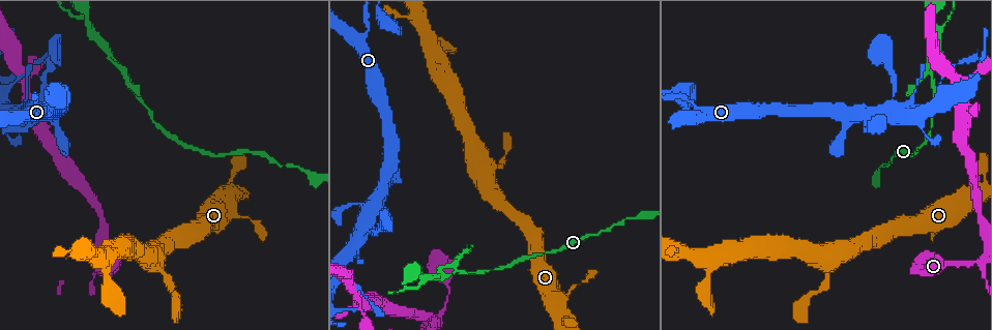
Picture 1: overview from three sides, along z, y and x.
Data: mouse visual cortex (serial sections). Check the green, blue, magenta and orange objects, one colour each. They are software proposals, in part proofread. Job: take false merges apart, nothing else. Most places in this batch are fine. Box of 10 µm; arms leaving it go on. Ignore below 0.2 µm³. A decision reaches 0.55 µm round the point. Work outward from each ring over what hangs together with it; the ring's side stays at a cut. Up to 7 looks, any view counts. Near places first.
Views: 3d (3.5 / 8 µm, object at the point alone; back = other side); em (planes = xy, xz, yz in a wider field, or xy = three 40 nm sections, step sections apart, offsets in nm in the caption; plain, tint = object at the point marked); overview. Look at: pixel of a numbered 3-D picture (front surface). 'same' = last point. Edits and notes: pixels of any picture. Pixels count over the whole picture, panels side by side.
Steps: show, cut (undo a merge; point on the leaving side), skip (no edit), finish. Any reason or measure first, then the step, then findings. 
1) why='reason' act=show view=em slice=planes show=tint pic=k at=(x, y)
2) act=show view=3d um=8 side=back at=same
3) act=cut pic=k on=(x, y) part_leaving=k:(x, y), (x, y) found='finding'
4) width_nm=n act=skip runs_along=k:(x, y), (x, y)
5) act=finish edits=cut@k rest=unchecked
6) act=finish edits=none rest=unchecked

why='three arms meet' act=show view=3d um=3.5 side=back pic=1 at=(444, 311)

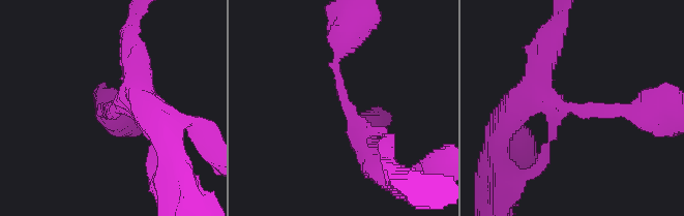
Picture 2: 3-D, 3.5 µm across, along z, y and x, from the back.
arms=3 arm_widths_nm=150,200,300 act=show view=em slice=xy step=2 show=tint pic=2 at=(112, 107)

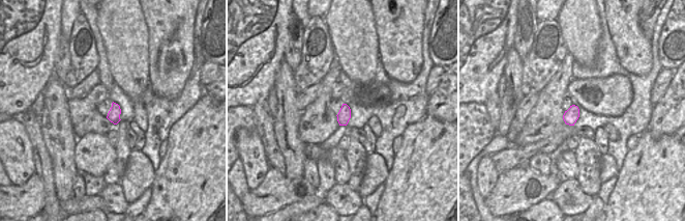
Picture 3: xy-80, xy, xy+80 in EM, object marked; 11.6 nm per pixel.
act=skip runs_along=2:(638, 112), (548, 102), (538, 73) found='continuous, no second cell'

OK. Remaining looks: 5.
why='side arm on a straight run' act=show view=3d um=3.5 pic=1 at=(23, 84)

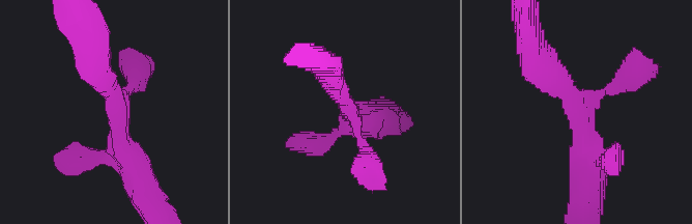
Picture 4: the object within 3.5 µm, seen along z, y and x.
act=show view=em slice=xy step=5 show=tint pic=4 at=(115, 111)

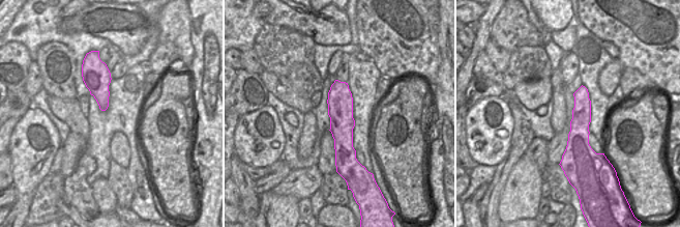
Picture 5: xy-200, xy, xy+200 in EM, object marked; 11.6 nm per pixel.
act=skip found='all the same cell'

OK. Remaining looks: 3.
why='a fork' act=show view=3d um=3.5 pic=1 at=(897, 115)

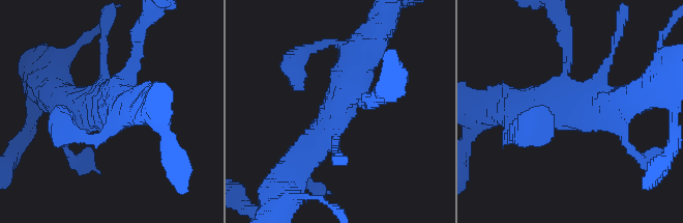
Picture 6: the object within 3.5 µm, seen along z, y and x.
act=show view=em slice=xy step=1 show=tint pic=6 at=(570, 104)

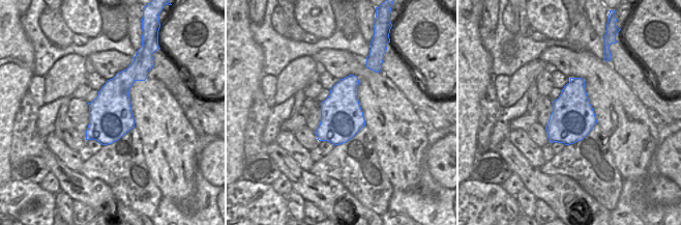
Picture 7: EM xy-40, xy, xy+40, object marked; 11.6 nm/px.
act=skip runs_along=6:(365, 48), (339, 111), (298, 162) found='continuous, no second cell'

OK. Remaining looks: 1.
act=finish edits=none rest=unchecked

